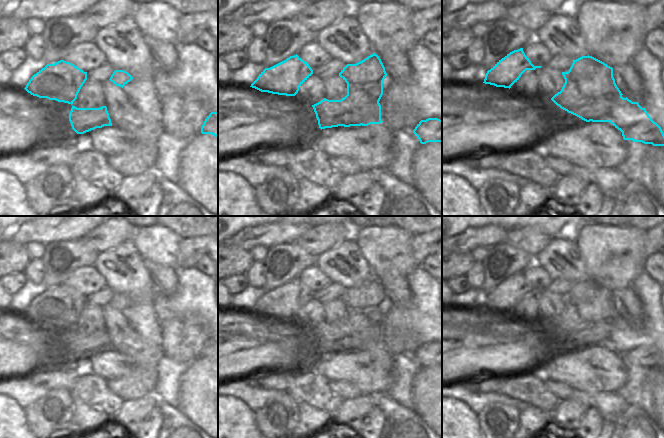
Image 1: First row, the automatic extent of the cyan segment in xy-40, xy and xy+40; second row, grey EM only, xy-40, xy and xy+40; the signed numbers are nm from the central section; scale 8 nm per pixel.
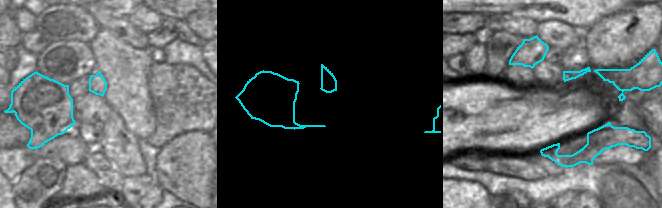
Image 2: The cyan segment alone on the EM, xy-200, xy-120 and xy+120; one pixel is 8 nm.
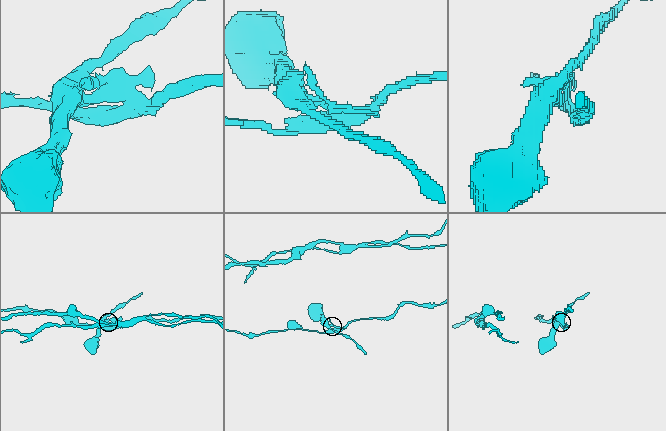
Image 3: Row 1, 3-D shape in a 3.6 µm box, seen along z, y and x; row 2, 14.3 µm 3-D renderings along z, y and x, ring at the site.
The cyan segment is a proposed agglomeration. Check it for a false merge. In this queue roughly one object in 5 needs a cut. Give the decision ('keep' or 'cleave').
cleave

